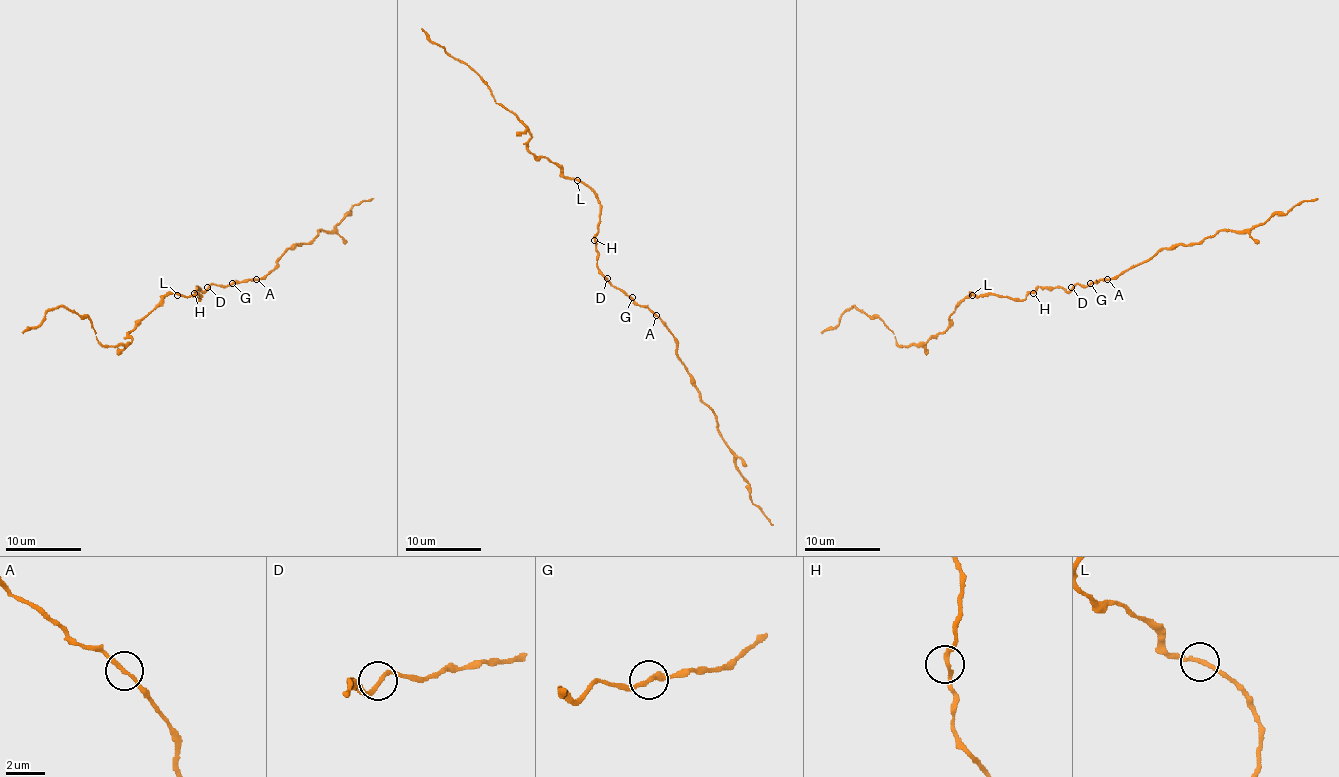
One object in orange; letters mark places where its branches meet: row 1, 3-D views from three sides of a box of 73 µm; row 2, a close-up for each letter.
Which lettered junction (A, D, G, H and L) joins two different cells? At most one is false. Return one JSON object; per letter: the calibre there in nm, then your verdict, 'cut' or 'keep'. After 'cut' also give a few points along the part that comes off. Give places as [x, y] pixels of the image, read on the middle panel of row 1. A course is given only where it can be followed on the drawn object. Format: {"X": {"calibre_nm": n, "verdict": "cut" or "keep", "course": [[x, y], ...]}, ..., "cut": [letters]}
{"A": {"calibre_nm": 240, "verdict": "keep"}, "D": {"calibre_nm": 220, "verdict": "keep"}, "G": {"calibre_nm": 200, "verdict": "keep"}, "H": {"calibre_nm": 240, "verdict": "keep"}, "L": {"calibre_nm": 200, "verdict": "keep"}, "cut": []}

